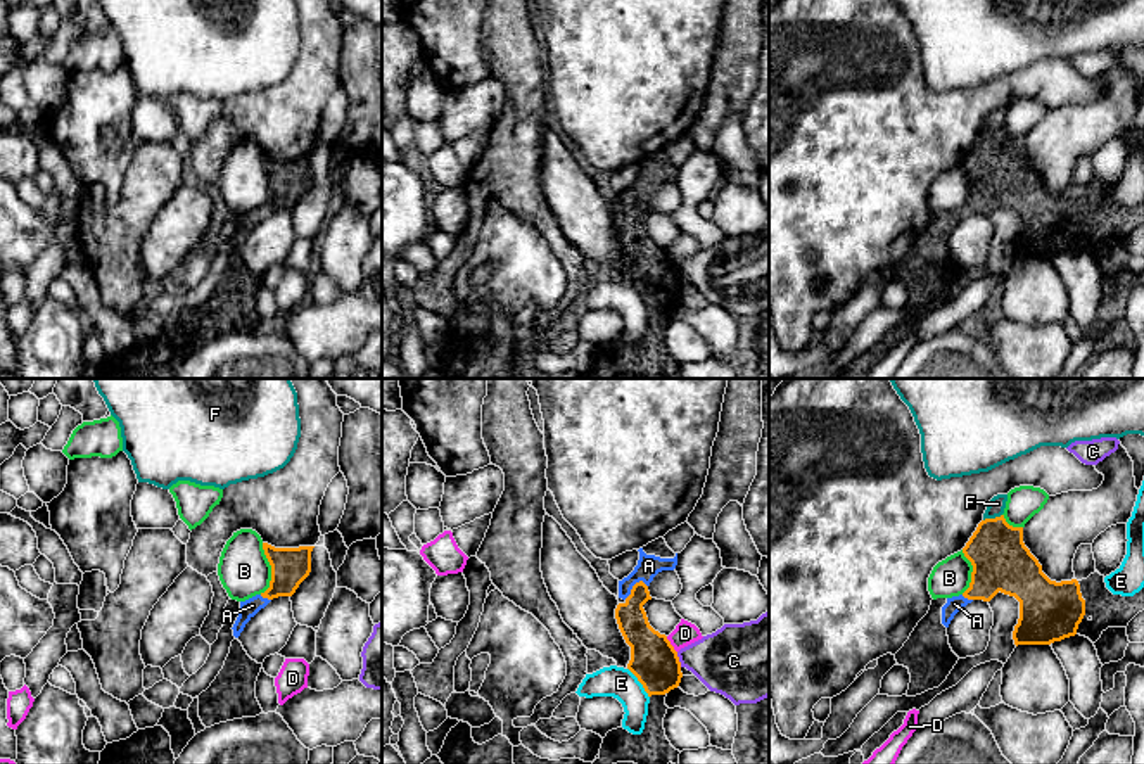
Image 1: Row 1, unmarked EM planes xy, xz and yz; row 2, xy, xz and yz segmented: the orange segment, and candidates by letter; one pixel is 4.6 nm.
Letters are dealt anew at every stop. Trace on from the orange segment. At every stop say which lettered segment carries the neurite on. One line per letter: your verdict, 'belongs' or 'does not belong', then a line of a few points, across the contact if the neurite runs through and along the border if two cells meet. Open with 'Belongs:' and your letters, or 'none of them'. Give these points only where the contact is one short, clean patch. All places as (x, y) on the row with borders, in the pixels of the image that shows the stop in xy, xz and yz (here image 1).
Belongs: A
A: belongs
B: does not belong
C: does not belong | xz (676, 652), (681, 666)
D: does not belong | xz (666, 636), (676, 652)
E: does not belong | xz (628, 668), (648, 697)
F: does not belong | yz (1001, 514), (984, 521)

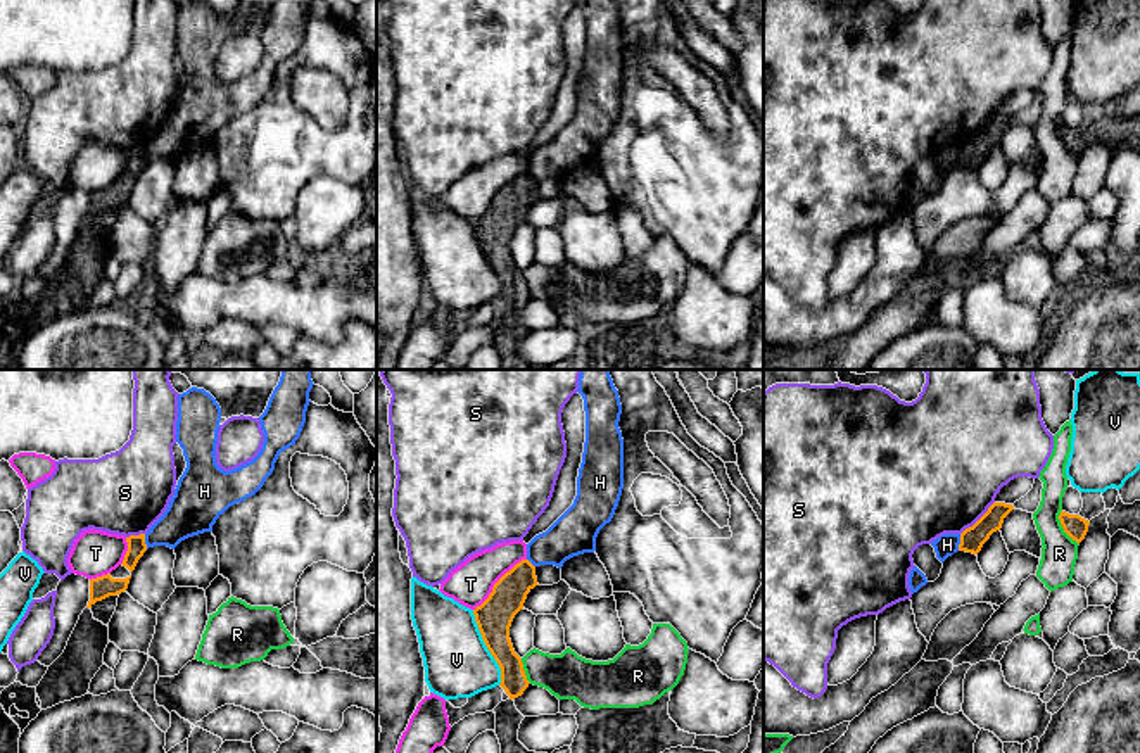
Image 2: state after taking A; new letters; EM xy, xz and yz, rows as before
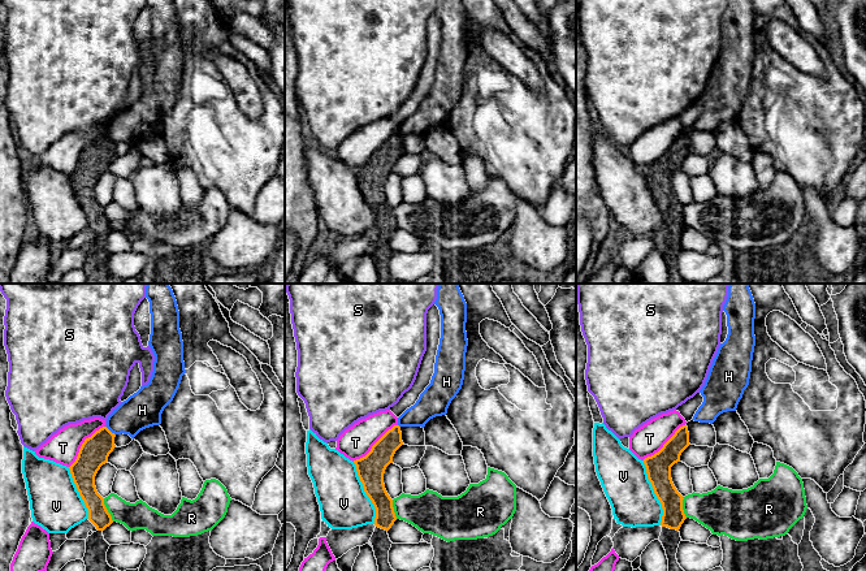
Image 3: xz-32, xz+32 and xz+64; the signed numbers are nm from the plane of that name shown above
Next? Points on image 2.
Belongs: none of them
H: does not belong | yz (961, 534), (957, 550)
R: does not belong | yz (1061, 510), (1061, 527), (1078, 544)
S: does not belong | yz (994, 501), (961, 534)
T: does not belong
V: does not belong

